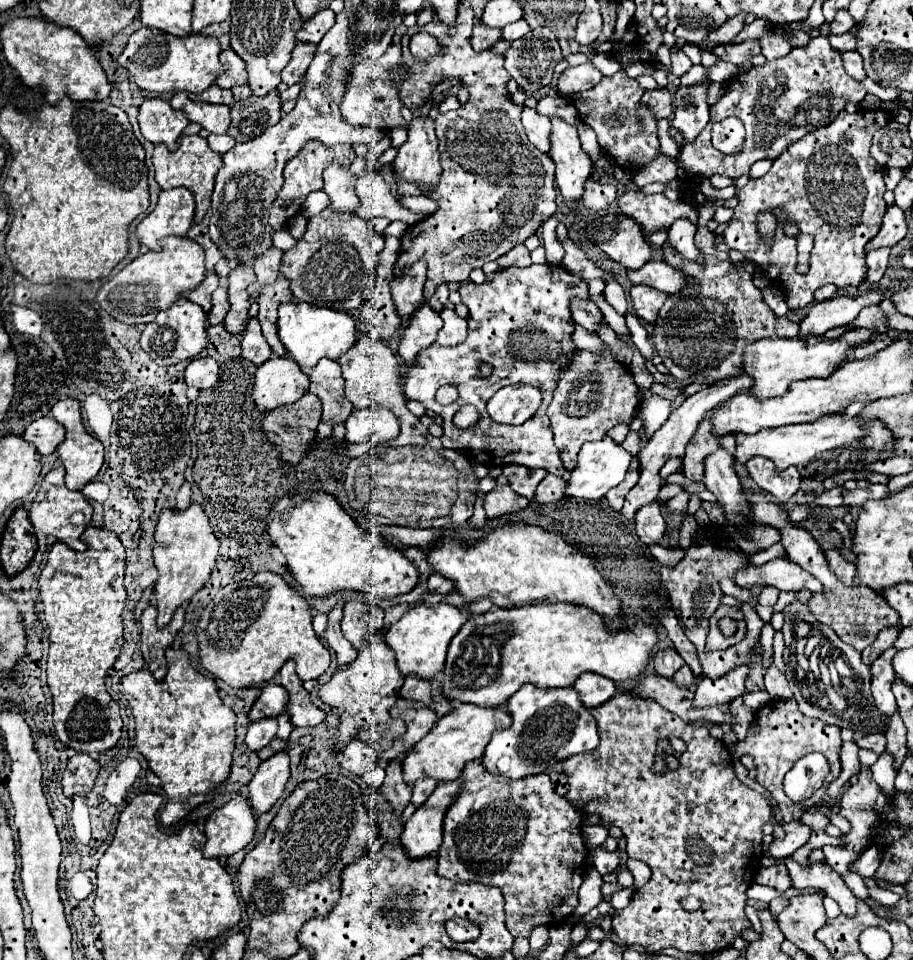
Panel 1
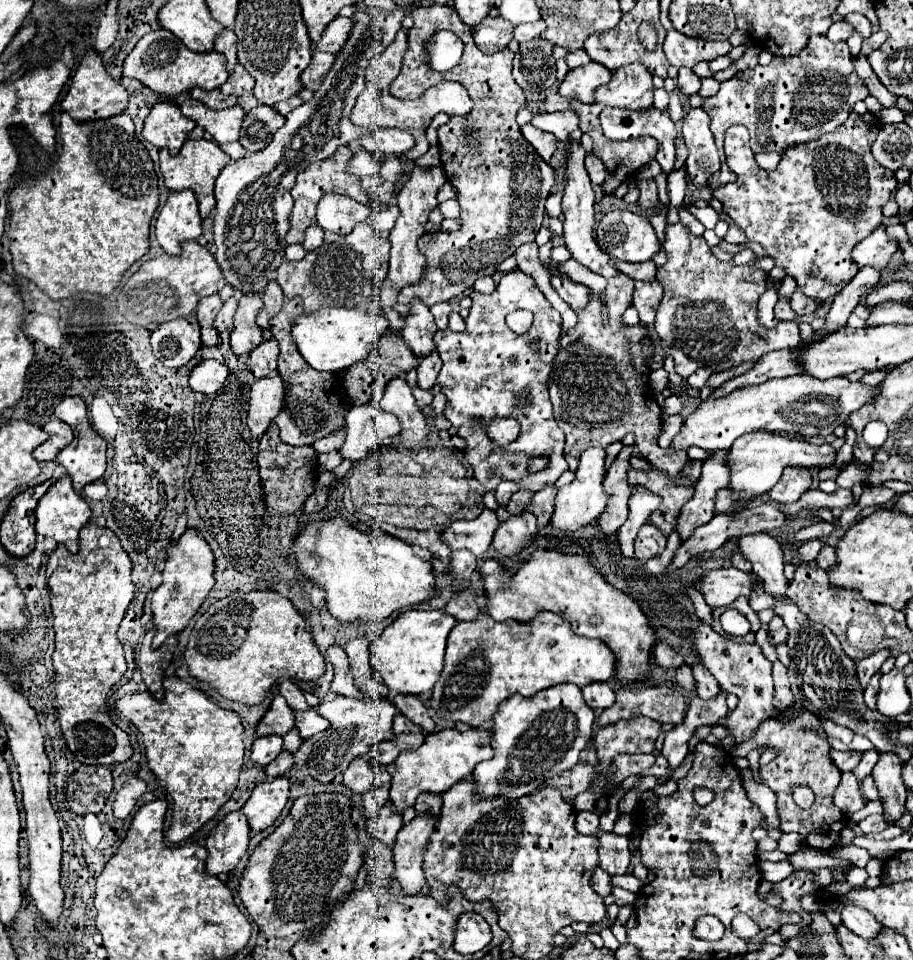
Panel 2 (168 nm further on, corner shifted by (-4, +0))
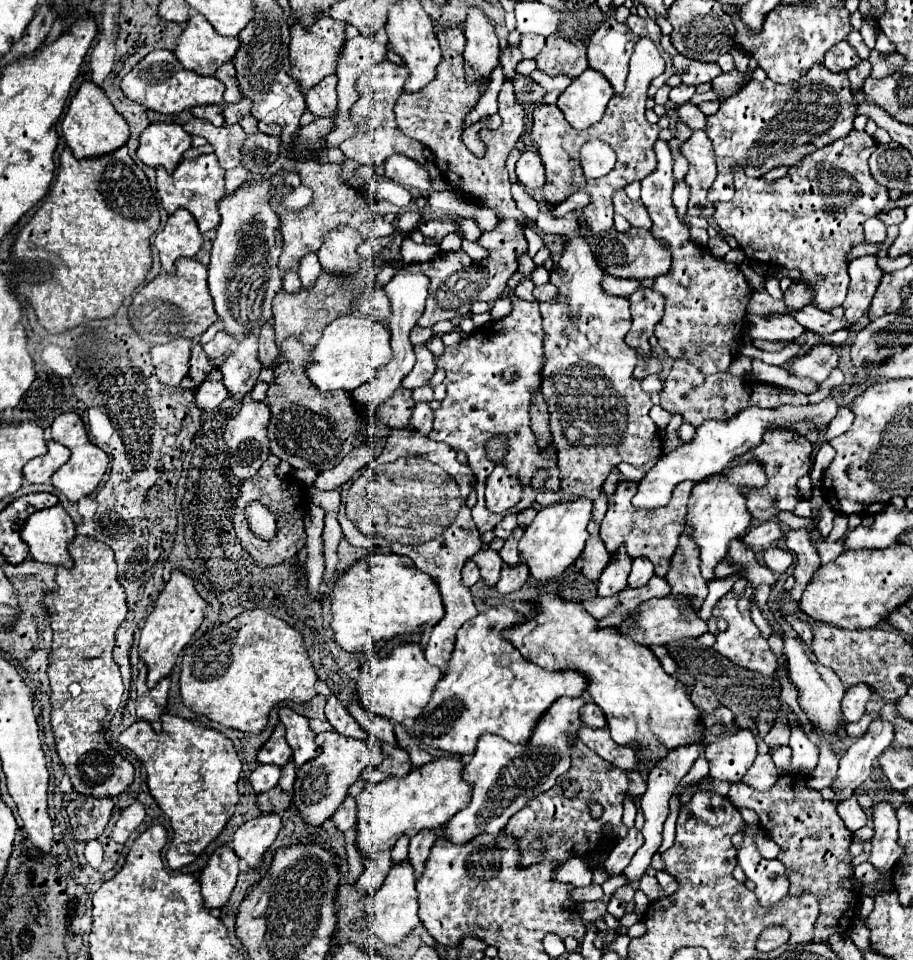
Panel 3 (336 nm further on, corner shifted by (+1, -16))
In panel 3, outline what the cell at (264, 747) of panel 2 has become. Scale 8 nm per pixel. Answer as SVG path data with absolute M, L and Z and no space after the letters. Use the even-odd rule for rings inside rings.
M260 764L250 776L250 784L252 784L256 794L262 794L262 792L272 790L278 784L280 774L282 774L280 768L276 768L272 764Z

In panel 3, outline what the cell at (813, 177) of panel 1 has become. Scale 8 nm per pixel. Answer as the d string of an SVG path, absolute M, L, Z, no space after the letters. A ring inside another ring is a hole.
M852 130L848 138L836 140L814 154L806 156L798 166L794 164L790 172L774 182L748 178L742 168L734 170L734 186L736 194L730 202L716 202L714 222L722 232L736 238L738 246L744 250L746 258L764 264L778 264L782 268L798 268L802 272L802 280L814 288L814 306L820 310L830 310L840 306L848 292L848 272L846 272L846 256L848 252L864 242L862 224L878 216L888 204L888 190L880 188L868 170L868 158L876 150L876 140L866 132Z

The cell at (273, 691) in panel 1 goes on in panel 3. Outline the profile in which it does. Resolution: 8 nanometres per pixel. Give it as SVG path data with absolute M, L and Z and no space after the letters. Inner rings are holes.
M278 724L276 730L272 732L270 740L258 752L258 762L260 764L276 764L276 766L284 768L290 760L292 760L292 748L284 740L284 726Z

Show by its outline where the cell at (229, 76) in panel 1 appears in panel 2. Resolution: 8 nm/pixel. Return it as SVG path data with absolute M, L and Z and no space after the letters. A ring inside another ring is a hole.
M237 64L237 68L229 74L229 80L221 86L221 92L243 96L243 94L253 92L253 86L255 86L255 80L247 74L247 70L241 64Z

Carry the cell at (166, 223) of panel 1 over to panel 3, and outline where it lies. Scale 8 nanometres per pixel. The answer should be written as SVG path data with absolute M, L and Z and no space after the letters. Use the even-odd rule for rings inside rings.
M180 208L168 218L164 230L156 236L154 244L158 248L162 268L166 272L174 272L176 270L174 262L182 256L190 256L190 258L196 256L204 240L194 216L188 210Z

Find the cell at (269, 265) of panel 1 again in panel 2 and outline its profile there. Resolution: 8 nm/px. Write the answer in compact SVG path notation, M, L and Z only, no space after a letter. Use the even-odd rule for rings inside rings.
M269 280L269 284L265 286L265 292L263 292L263 308L259 310L259 316L257 316L257 324L261 328L269 328L269 318L273 314L277 314L283 306L283 292L277 284L277 280Z

